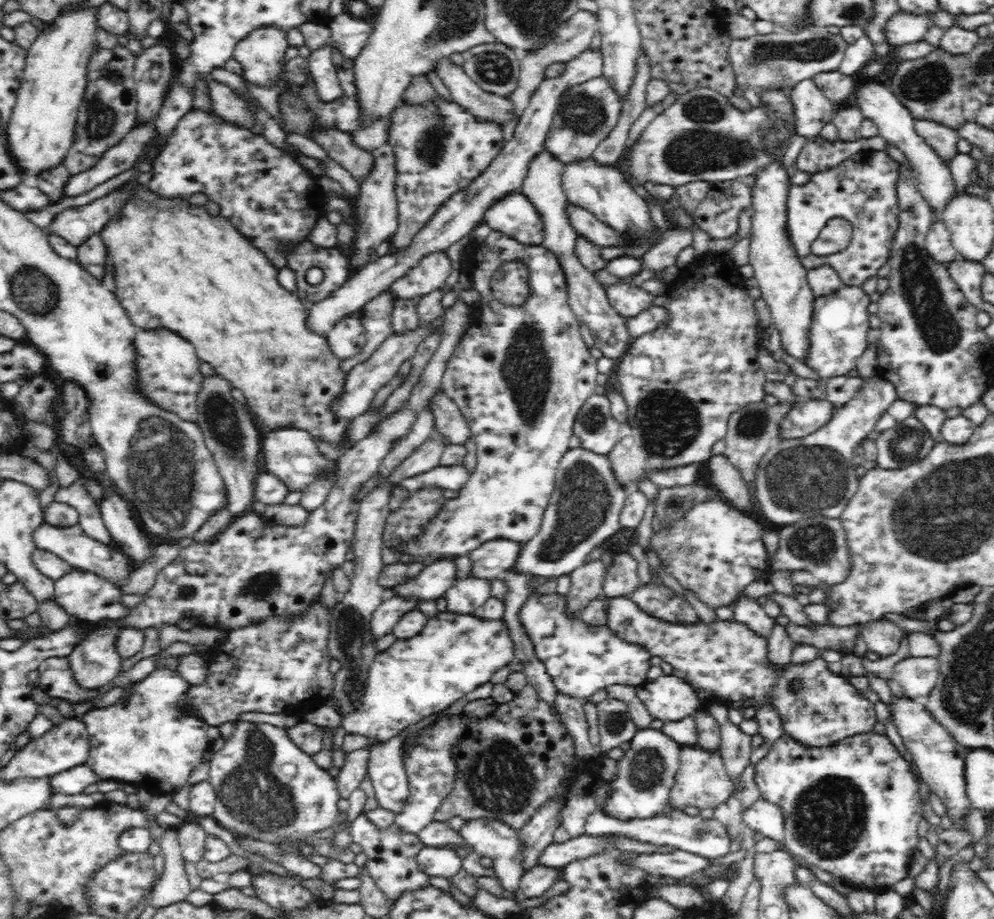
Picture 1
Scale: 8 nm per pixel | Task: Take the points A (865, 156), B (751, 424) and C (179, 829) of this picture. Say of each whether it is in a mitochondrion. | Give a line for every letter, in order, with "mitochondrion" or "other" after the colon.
A: other
B: mitochondrion
C: other

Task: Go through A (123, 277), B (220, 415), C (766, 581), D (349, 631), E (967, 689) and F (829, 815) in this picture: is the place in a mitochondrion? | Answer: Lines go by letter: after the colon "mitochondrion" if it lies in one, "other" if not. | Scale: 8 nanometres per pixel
A: other
B: mitochondrion
C: other
D: mitochondrion
E: mitochondrion
F: mitochondrion

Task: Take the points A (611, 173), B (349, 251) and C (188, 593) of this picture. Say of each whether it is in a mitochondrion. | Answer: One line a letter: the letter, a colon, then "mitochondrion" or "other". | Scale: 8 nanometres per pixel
A: other
B: other
C: mitochondrion

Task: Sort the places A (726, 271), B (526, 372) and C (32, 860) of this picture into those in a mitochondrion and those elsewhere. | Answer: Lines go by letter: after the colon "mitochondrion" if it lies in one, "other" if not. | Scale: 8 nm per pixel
A: other
B: mitochondrion
C: mitochondrion

